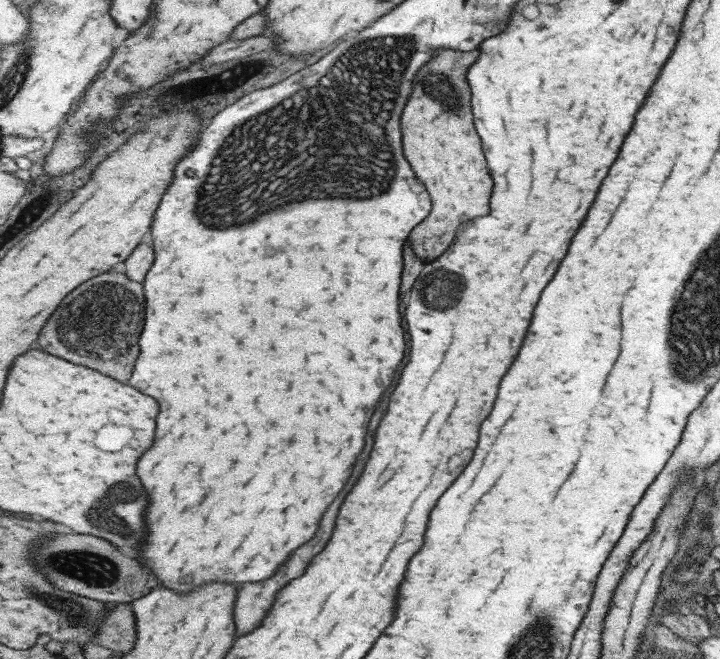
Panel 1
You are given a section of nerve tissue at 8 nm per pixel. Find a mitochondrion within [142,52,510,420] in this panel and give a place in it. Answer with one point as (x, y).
(216, 83)

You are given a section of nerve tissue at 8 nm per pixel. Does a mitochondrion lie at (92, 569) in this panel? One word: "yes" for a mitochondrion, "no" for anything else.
yes

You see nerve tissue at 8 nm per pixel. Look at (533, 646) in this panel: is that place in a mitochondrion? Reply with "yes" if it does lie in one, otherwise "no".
yes

